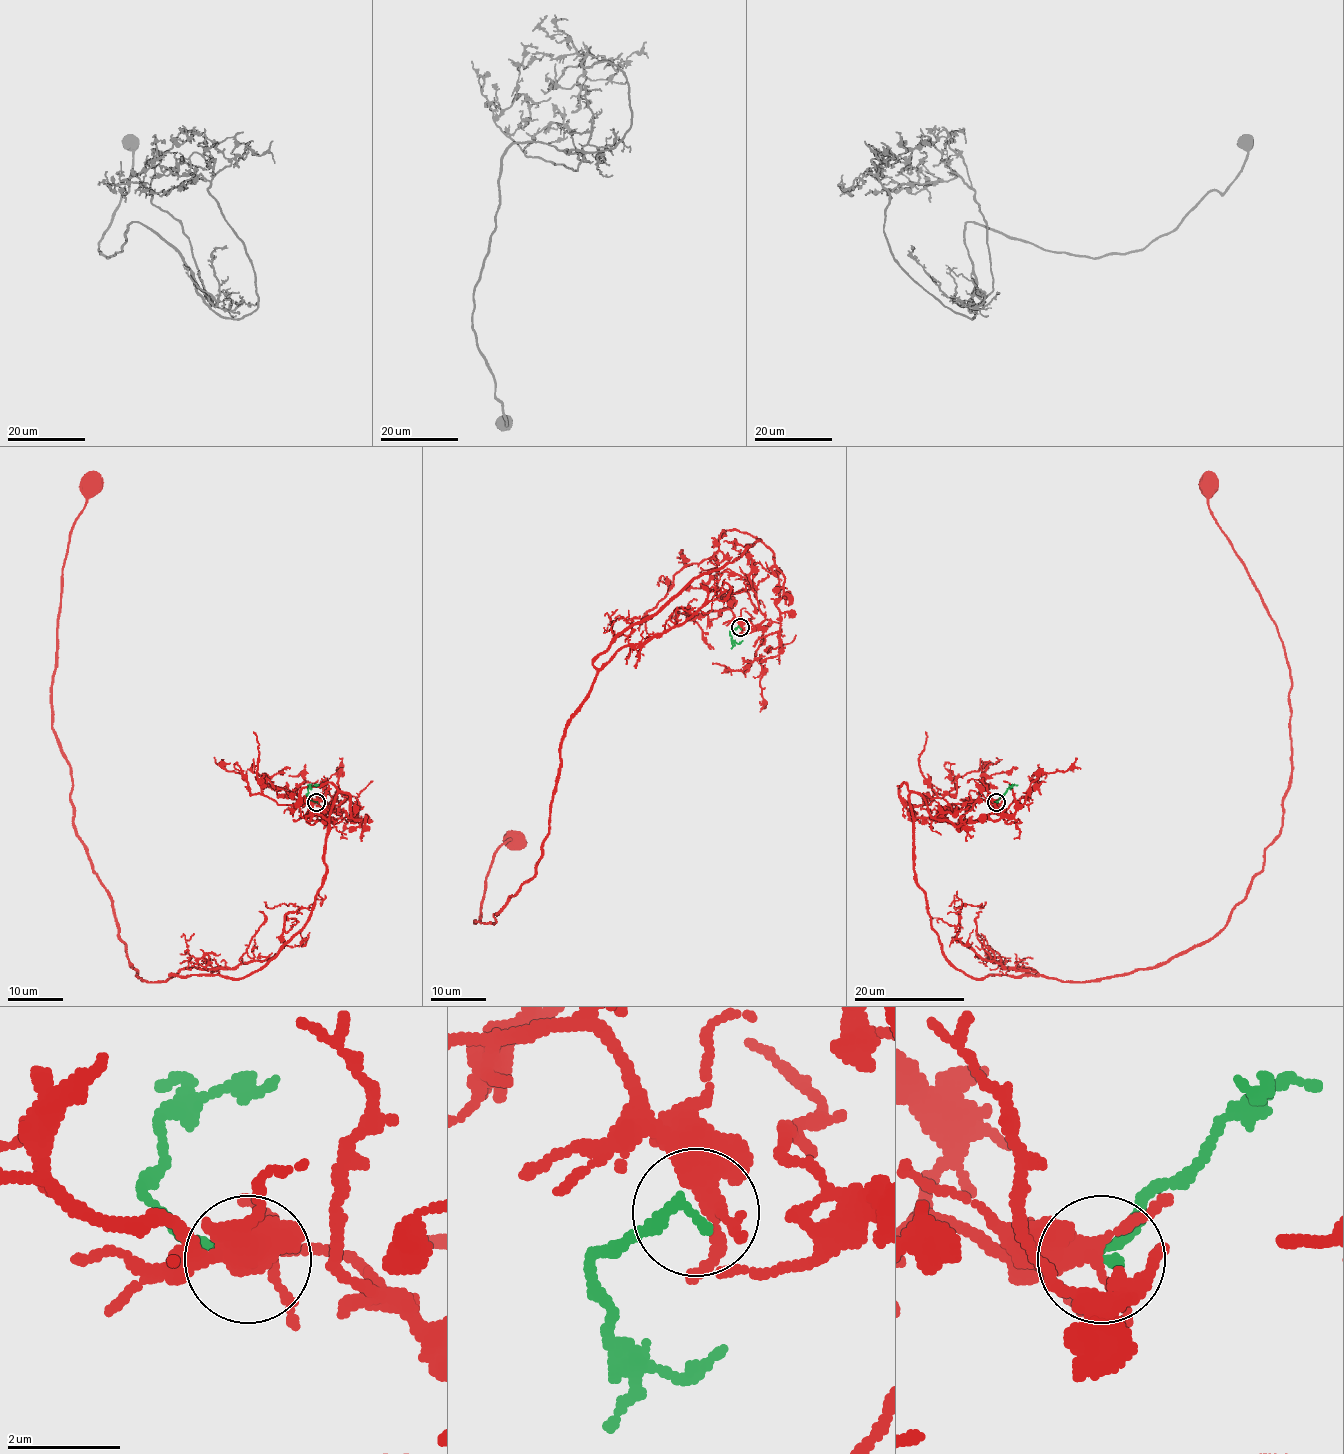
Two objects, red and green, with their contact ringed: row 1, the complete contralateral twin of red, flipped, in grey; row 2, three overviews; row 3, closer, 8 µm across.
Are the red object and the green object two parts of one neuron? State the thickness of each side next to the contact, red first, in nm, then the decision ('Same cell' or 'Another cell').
Thickness 300 nm (red) against 200 nm. Same cell

